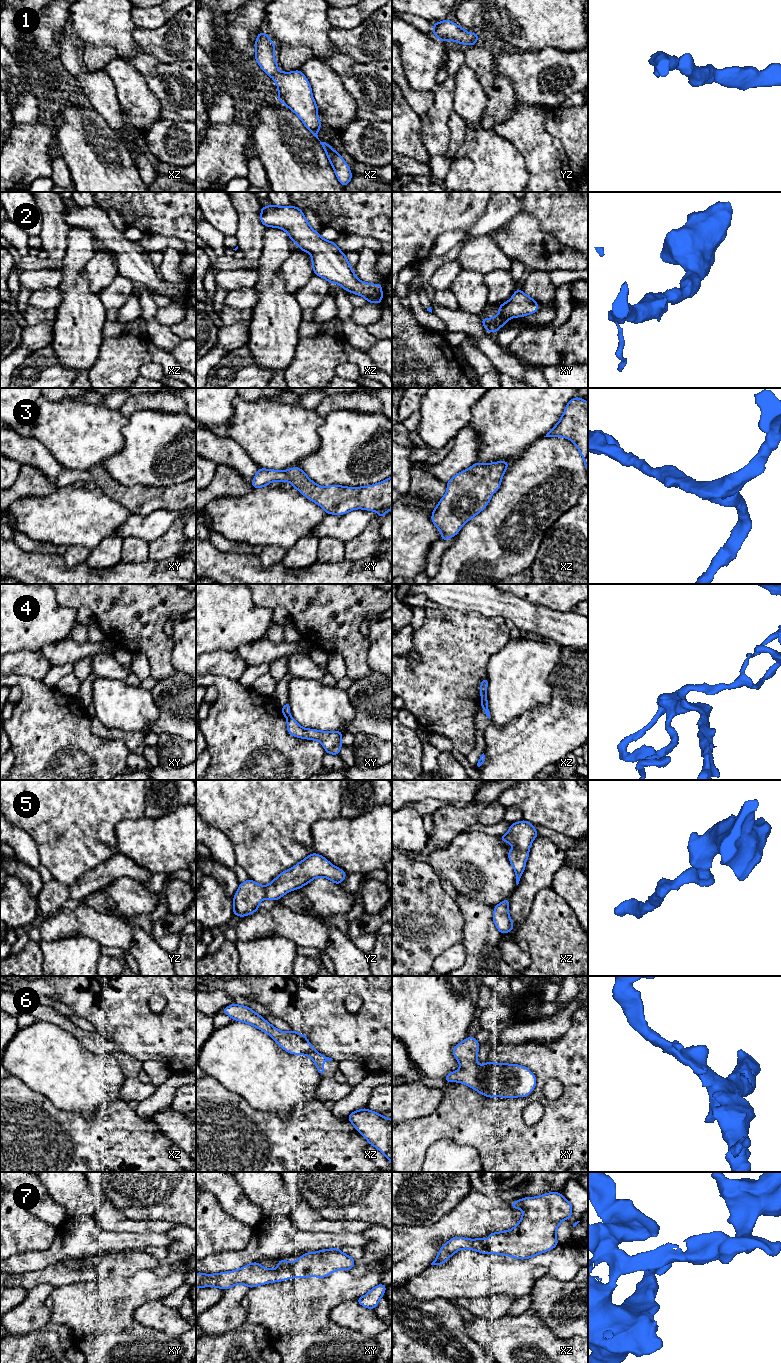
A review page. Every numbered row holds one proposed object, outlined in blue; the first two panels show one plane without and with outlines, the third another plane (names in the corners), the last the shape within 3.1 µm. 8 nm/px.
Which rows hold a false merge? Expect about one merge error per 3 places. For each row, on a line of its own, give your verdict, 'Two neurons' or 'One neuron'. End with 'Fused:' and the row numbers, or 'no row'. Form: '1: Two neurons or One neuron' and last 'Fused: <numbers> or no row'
1: One neuron
2: One neuron
3: One neuron
4: Two neurons
5: One neuron
6: One neuron
7: One neuron
Fused: 4

